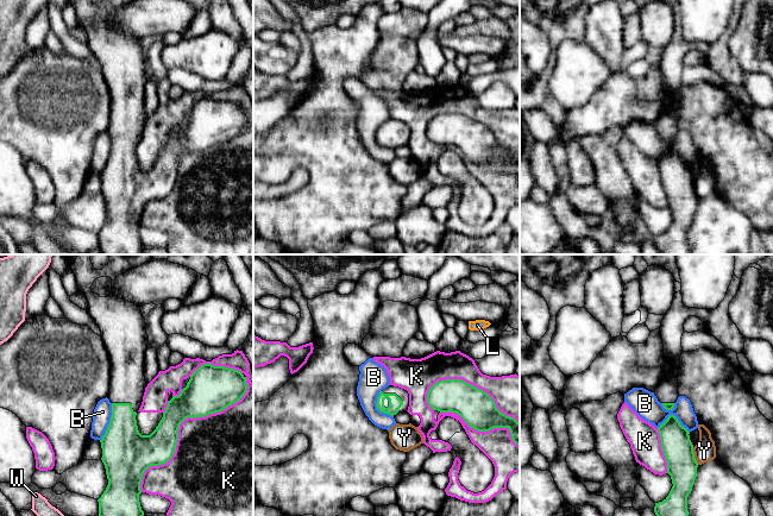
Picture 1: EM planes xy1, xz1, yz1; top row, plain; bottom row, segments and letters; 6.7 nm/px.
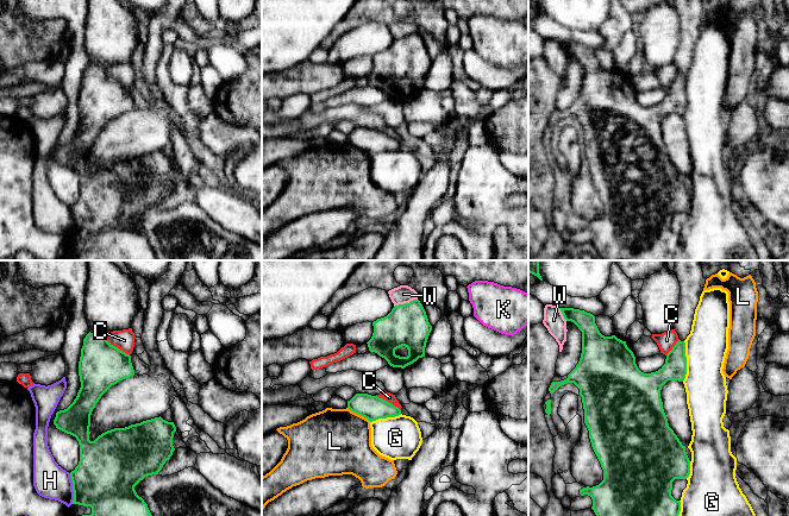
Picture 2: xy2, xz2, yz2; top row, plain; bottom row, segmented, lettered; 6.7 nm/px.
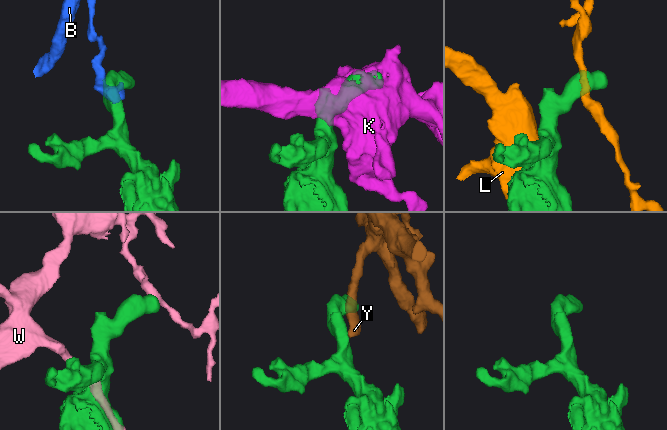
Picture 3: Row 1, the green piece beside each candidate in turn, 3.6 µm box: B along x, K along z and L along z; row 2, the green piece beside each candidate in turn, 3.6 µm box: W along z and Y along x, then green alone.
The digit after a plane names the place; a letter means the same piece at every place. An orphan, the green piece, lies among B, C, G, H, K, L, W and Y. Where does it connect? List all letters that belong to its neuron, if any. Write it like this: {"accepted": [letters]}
{"accepted": []}

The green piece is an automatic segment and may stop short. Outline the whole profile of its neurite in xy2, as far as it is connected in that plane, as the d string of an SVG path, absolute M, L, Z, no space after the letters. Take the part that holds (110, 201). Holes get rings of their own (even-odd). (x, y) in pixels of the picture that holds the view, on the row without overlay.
M90 65L86 69L79 95L81 121L74 136L67 143L56 146L54 158L57 163L75 170L79 175L80 195L75 203L70 206L74 225L73 238L90 240L92 247L77 250L63 260L157 260L148 238L137 228L134 220L145 210L158 208L165 195L173 189L175 184L173 171L176 165L174 156L168 156L159 150L125 162L107 164L94 175L89 174L90 149L101 130L112 119L133 108L134 103L130 88L111 78L104 69L96 69Z

